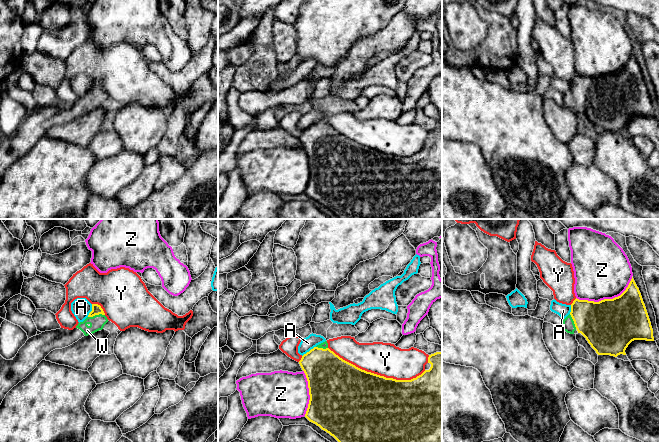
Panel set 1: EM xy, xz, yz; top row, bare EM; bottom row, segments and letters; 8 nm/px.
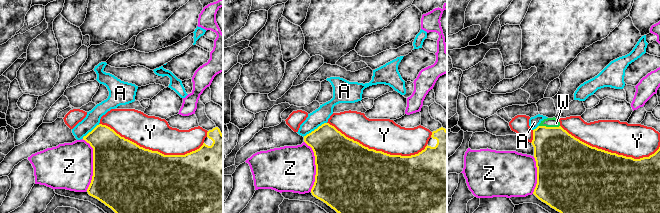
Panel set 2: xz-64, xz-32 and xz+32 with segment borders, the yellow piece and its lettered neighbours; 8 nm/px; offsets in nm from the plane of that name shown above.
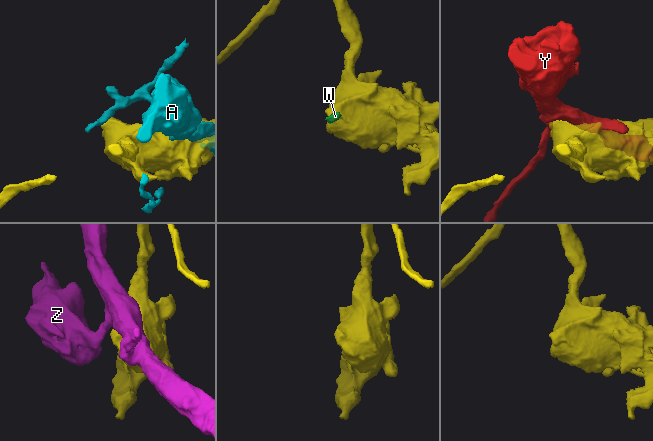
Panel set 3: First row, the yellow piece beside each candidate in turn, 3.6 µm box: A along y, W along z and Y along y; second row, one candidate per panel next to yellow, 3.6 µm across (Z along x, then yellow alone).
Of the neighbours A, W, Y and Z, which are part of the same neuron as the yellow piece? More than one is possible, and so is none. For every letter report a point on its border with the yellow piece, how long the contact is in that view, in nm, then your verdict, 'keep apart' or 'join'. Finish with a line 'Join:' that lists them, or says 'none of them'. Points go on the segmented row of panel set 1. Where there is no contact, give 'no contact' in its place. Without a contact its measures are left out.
A: contact xz (309, 351); length 140 nm; keep apart
W: contact xy (96, 314); length 140 nm; join
Y: contact xz (376, 374); length 800 nm; keep apart
Z: contact yz (606, 299); length 480 nm; keep apart
Join: W

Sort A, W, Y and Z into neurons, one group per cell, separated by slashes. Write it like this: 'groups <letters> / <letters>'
groups A / W / Y / Z

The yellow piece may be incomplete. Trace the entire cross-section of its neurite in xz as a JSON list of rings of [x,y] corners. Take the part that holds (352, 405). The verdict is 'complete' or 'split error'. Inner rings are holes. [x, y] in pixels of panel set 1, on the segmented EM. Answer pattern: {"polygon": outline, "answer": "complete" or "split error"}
{"polygon": [[[325,341],[304,354],[299,361],[308,381],[310,395],[305,417],[333,436],[338,442],[442,442],[442,352],[429,355],[428,363],[431,364],[430,369],[425,370],[421,375],[411,380],[386,378],[362,370],[343,360],[328,348],[328,343]]], "answer": "split error"}

